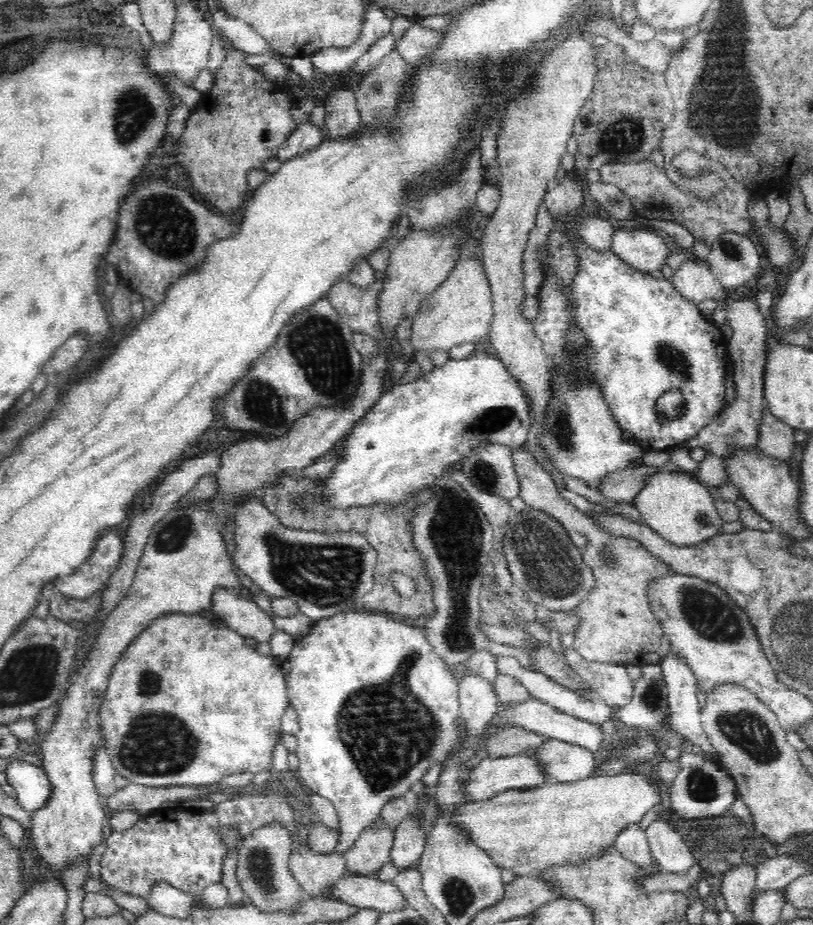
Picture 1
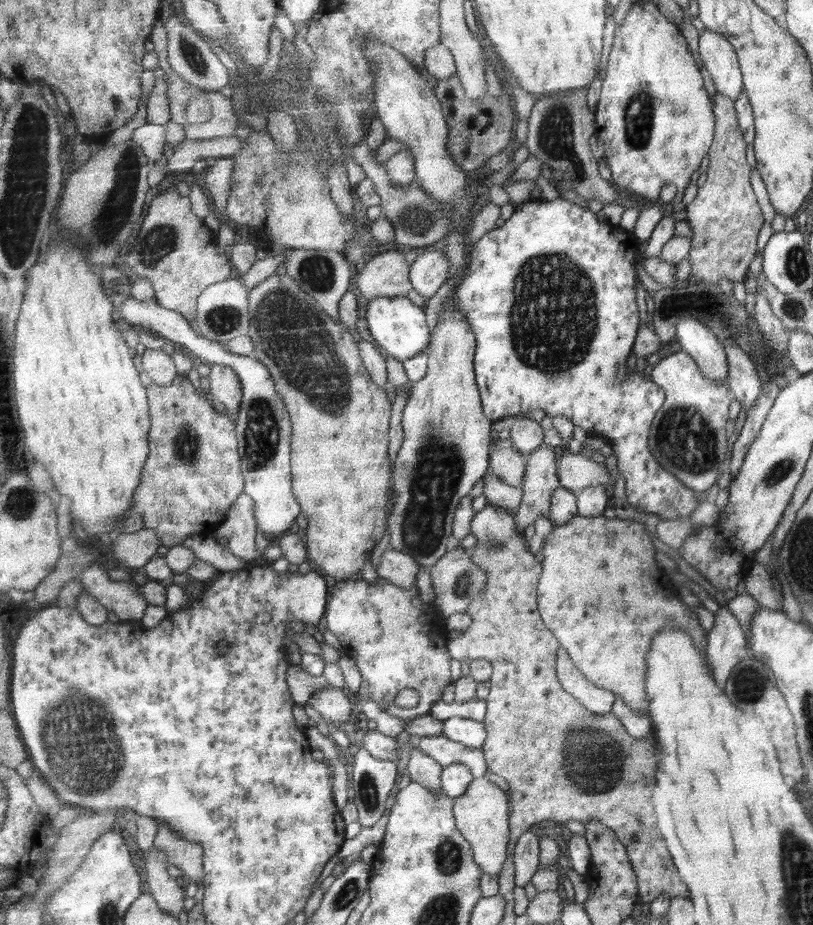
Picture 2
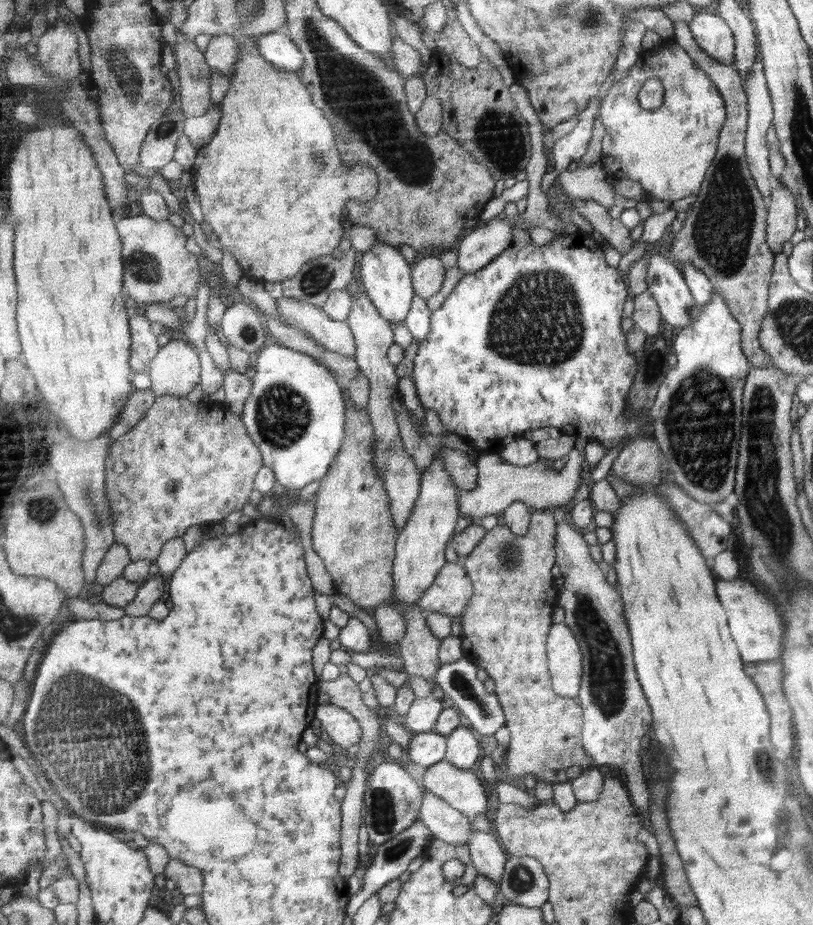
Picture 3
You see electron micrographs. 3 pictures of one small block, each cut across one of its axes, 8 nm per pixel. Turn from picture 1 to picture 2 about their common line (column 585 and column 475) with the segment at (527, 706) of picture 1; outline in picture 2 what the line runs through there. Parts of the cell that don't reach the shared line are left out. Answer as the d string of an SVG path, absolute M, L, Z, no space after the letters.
M453 716L444 723L443 735L471 748L483 748L488 737L484 722Z

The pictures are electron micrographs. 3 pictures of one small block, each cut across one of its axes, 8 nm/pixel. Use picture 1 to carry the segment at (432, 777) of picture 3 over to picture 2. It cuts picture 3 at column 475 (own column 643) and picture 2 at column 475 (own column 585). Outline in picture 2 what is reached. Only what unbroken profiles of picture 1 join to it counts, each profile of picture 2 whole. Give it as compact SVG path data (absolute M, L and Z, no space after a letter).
M474 778L467 792L456 799L454 807L458 829L472 845L474 860L484 872L491 876L499 877L499 874L503 872L503 866L510 857L509 818L511 818L512 806L509 806L508 793L503 792L497 784L493 784L487 778Z

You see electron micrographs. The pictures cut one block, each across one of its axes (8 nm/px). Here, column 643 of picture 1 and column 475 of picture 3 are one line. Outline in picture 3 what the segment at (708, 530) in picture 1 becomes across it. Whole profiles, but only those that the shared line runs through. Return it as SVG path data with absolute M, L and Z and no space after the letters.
M571 450L568 461L563 466L549 466L549 462L539 460L529 466L517 466L502 460L500 453L485 452L478 455L479 480L475 490L459 489L459 505L461 505L461 515L471 518L473 524L480 524L481 519L489 514L501 514L515 502L527 503L537 510L547 510L547 508L561 508L567 506L569 502L576 498L577 490L581 486L583 478L583 464L585 458L581 450Z

